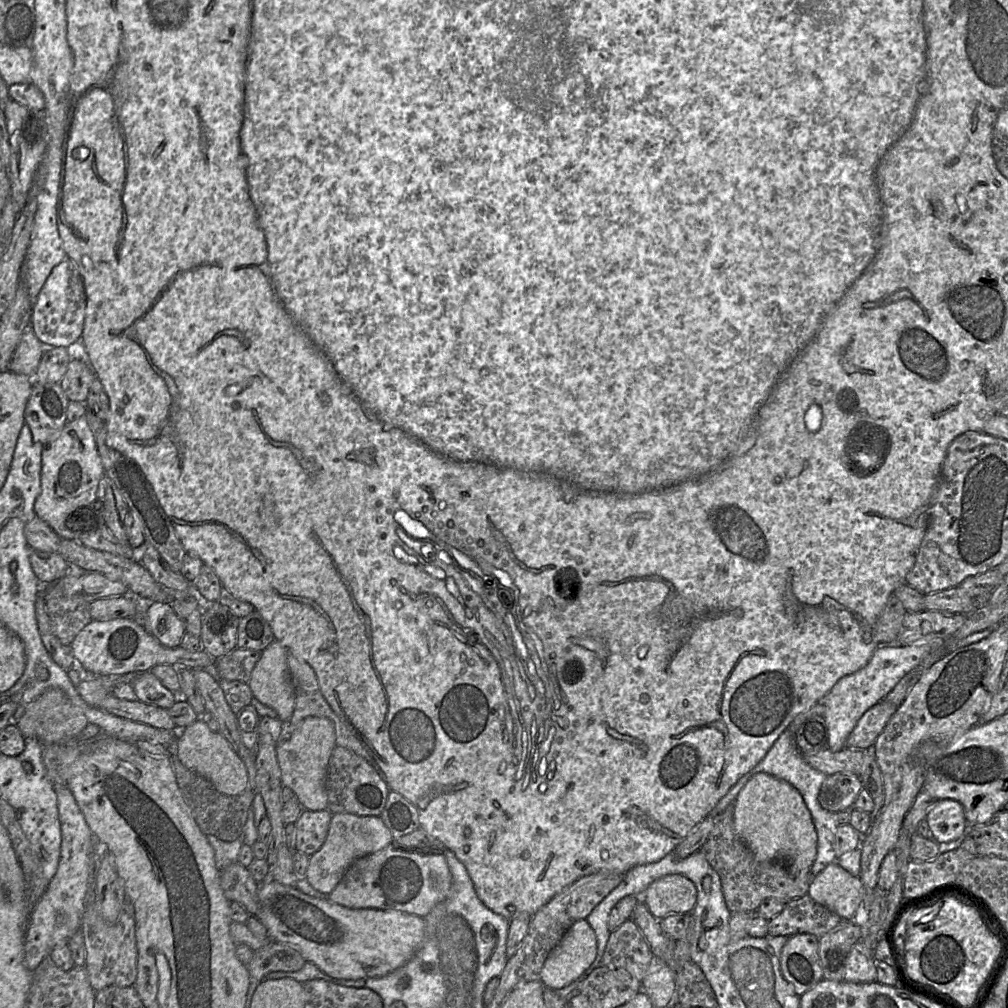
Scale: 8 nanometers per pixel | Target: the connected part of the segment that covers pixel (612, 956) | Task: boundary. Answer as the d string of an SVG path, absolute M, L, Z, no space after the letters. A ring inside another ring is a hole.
M628 919L610 933L601 963L602 966L624 970L642 982L653 956L638 926Z

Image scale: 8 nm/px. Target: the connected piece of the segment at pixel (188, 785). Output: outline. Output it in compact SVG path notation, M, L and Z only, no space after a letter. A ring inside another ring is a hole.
M172 753L170 760L178 787L203 834L215 836L225 842L237 840L244 831L248 810L254 799L255 791L248 788L239 795L229 796L222 794L216 790L209 780L187 769L176 753Z

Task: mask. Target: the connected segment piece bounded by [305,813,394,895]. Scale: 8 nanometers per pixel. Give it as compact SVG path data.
M352 813L332 814L324 844L309 856L305 878L315 890L329 895L355 860L382 850L392 843L393 839L380 816L358 816Z

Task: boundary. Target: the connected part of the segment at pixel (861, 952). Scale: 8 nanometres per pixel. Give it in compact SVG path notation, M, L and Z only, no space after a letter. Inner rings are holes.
M862 941L855 943L846 958L844 980L850 983L876 981L876 963Z

